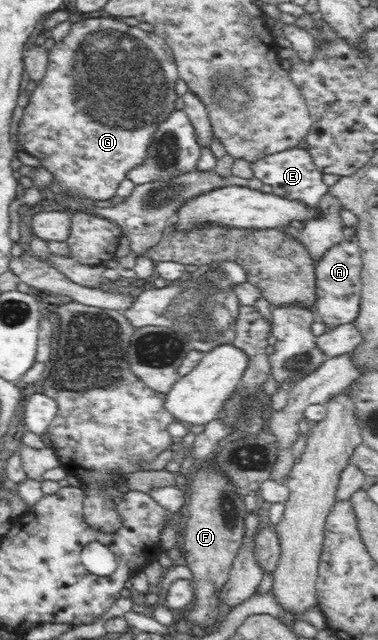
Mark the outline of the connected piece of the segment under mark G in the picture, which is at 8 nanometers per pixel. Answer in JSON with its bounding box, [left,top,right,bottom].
[18,16,179,205]

